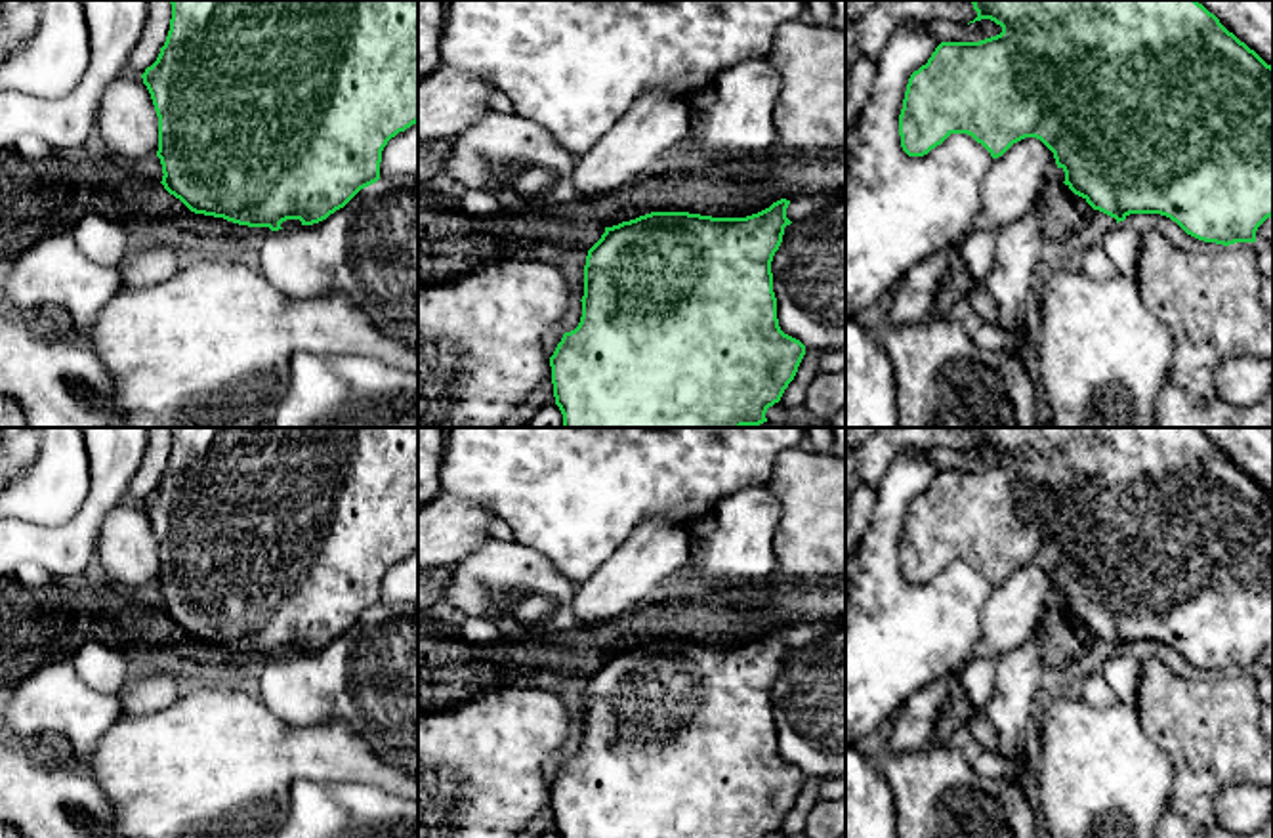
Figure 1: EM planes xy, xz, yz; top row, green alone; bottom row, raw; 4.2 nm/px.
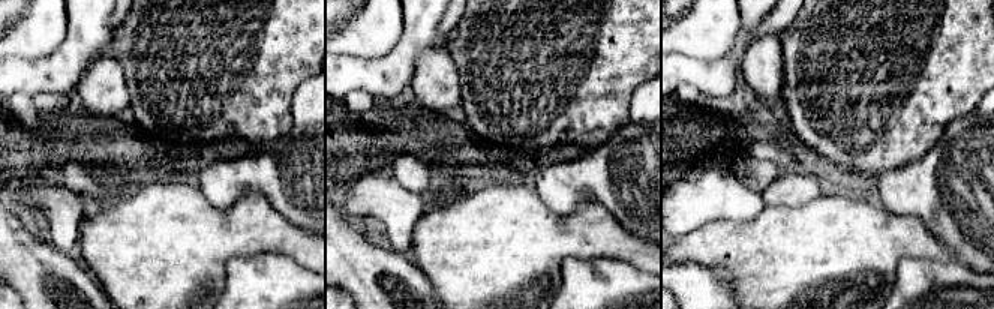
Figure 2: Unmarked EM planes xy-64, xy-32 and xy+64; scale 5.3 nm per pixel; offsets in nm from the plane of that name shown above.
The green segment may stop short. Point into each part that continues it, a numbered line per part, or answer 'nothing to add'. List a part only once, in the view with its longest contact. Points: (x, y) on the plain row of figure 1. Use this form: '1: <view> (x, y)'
nothing to add

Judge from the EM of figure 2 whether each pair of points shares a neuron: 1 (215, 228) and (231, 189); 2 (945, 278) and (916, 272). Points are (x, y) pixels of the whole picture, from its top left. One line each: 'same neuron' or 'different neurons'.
1: different neurons
2: same neuron

